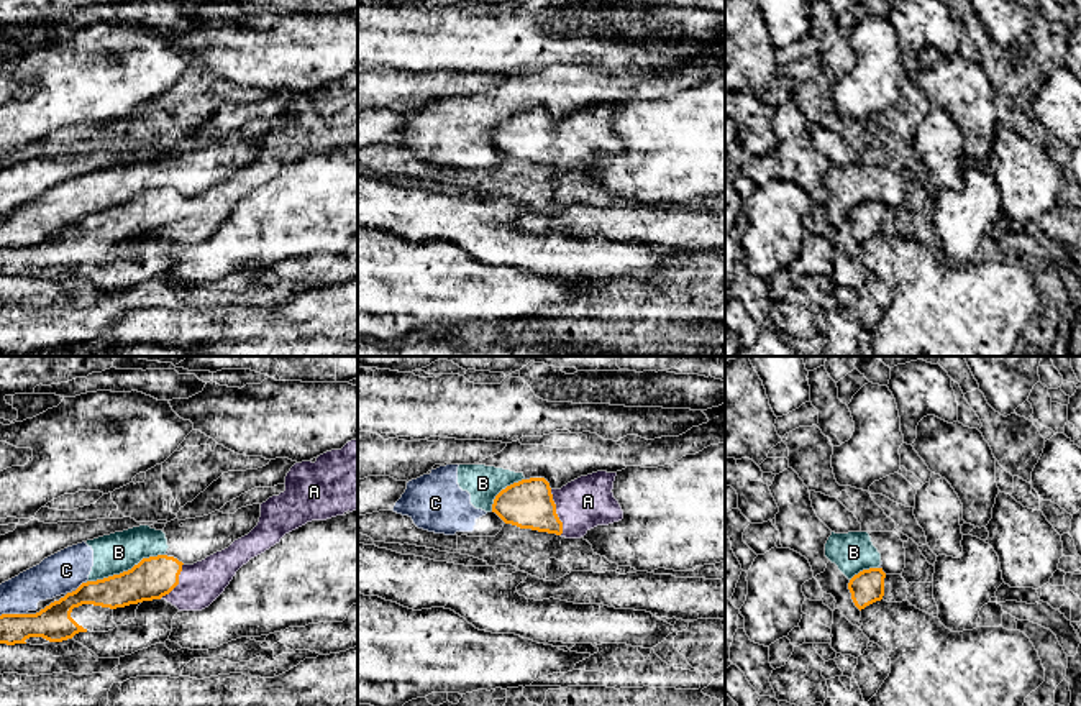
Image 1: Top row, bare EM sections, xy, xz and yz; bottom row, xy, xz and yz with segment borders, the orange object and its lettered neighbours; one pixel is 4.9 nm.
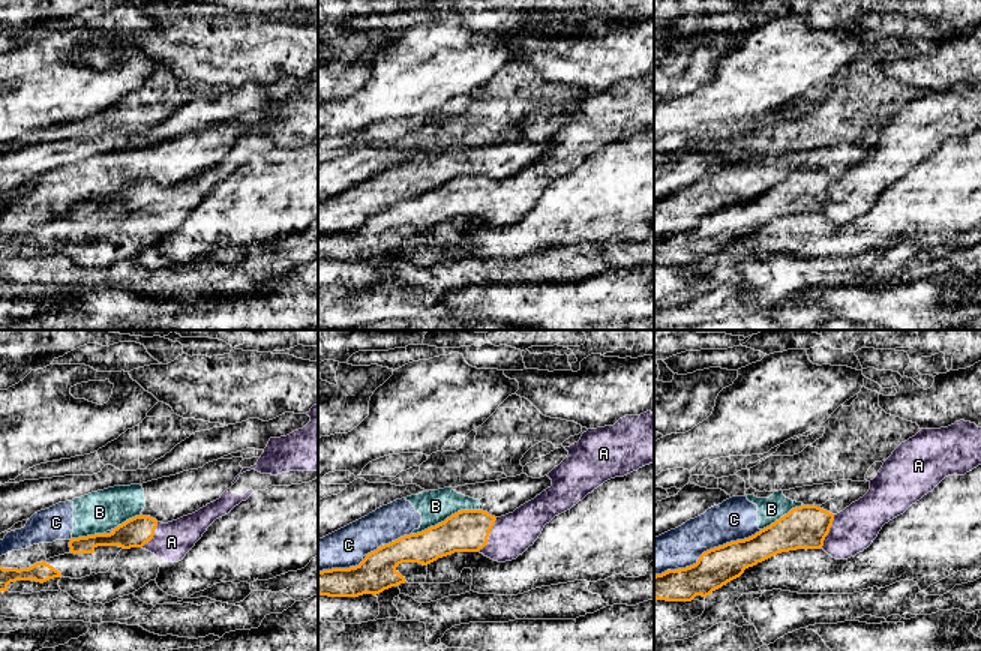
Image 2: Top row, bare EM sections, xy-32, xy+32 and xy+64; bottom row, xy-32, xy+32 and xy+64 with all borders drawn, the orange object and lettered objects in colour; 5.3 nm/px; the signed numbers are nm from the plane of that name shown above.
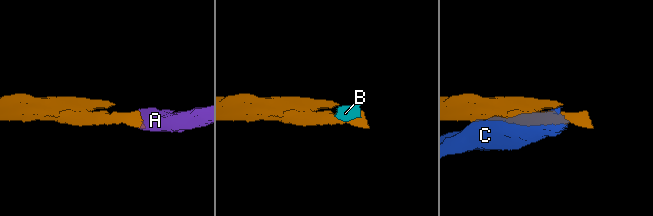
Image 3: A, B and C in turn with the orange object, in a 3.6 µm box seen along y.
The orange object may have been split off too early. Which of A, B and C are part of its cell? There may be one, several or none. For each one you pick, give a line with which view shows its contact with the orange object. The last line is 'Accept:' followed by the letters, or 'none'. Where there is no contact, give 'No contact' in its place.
A: Touches orange in xz
Accept: A

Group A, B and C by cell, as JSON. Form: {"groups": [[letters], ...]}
{"groups": [["A"], ["B", "C"]]}

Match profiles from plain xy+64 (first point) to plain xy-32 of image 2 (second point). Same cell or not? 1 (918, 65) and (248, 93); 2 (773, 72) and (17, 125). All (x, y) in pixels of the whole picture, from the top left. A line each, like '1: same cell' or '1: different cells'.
1: different cells
2: same cell

